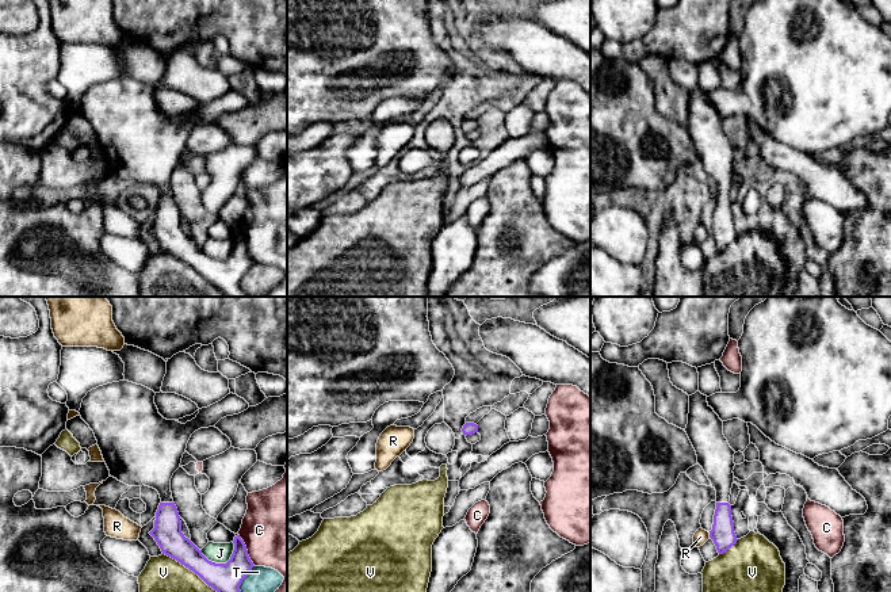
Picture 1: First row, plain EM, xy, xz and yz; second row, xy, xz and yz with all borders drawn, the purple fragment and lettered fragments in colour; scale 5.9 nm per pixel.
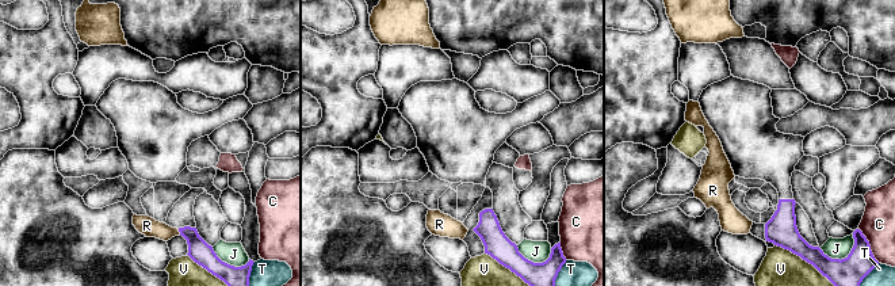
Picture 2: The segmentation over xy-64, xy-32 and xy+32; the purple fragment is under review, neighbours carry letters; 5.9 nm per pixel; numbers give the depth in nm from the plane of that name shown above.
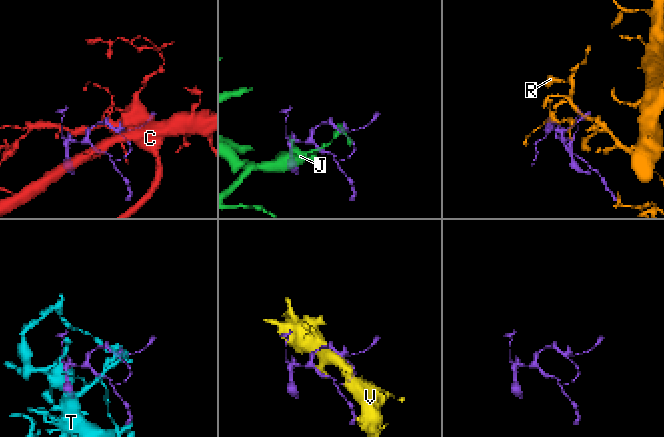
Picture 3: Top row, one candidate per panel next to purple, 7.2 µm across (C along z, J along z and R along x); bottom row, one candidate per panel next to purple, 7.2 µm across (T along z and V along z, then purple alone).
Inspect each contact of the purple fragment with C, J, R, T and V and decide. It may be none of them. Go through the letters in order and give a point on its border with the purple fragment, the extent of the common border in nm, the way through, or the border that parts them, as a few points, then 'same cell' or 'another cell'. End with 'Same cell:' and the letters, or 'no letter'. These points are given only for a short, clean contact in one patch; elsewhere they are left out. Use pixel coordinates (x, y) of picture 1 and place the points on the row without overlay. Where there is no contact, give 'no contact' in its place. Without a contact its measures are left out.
C: xy (247, 247) | 220 nm | another cell
J: xy (221, 260) | 220 nm | another cell
R: yz (710, 232) | 30 nm | along yz (708, 229), (710, 233) | another cell
T: xy (241, 278) | 220 nm | another cell
V: xy (194, 268) | 460 nm | another cell
Same cell: no letter

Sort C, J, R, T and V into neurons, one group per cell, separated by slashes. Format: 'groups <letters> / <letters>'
groups C / J / R / T / V

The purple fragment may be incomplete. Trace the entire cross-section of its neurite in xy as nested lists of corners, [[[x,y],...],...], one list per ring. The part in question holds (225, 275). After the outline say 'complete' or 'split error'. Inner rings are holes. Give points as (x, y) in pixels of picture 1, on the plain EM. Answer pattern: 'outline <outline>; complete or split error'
outline [[[112,79],[88,88],[79,110],[93,127],[111,173],[129,183],[145,182],[158,188],[161,199],[149,230],[162,251],[192,267],[225,297],[248,297],[240,282],[255,261],[244,237],[234,233],[234,247],[226,260],[209,257],[181,229],[171,175],[195,127],[214,123],[221,115],[246,107],[249,100],[230,89],[181,121],[158,110],[154,92],[142,81]]]; split error

